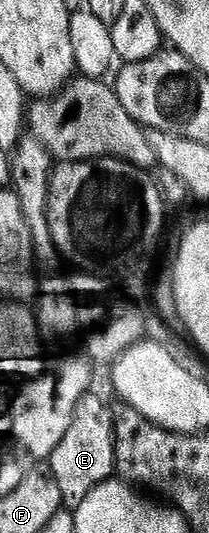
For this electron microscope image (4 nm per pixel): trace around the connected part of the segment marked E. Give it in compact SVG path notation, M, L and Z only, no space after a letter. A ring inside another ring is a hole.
M89 393L78 401L74 409L74 421L66 429L66 437L54 449L50 460L50 470L54 481L58 481L58 490L62 492L64 507L75 509L90 497L90 493L107 479L113 478L116 469L114 453L114 429L112 428L113 408L104 404L104 399L97 393Z

